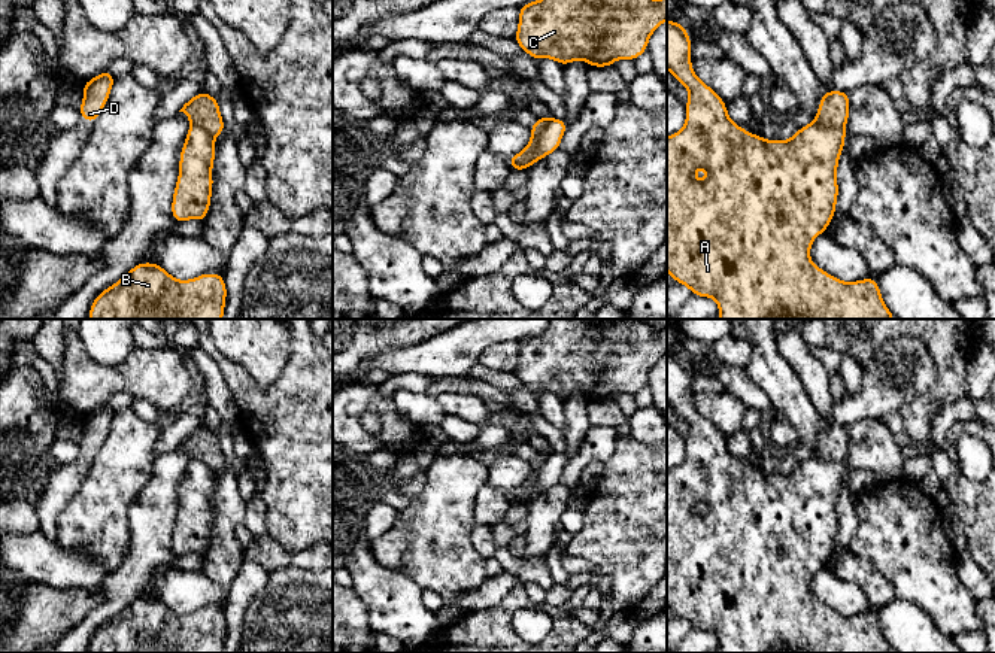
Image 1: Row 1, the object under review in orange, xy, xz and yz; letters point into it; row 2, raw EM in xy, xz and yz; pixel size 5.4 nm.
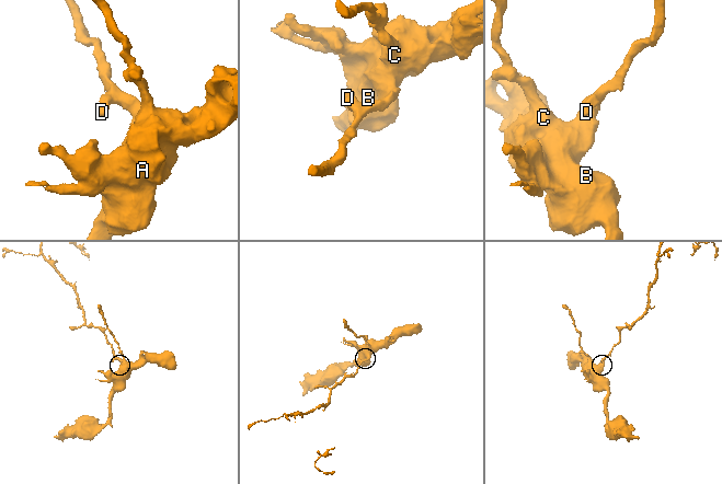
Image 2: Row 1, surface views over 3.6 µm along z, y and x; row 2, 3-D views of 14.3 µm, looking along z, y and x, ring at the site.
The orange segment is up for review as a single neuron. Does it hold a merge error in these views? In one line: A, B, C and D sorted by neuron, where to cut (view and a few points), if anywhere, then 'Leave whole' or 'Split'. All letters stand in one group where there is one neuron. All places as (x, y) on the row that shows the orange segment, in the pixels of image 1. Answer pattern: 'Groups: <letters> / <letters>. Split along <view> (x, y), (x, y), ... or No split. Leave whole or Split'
Groups: A B C / D. Split along xz (554, 118), (536, 142), (536, 157), (521, 166). Split

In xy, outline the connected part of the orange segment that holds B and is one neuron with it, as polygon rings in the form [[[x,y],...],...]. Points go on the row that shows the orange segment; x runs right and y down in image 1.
[[[140,262],[95,297],[88,319],[222,319],[227,294],[222,274],[178,280],[157,262]]]

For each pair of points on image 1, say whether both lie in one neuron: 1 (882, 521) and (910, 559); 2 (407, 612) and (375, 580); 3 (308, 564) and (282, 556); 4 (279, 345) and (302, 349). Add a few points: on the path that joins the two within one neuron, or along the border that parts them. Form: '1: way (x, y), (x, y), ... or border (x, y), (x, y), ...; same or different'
1: way (891, 530), (898, 537), (898, 544), (903, 550); same
2: way (399, 603), (391, 591), (384, 589); same
3: way (302, 561), (288, 559); same
4: border (291, 334), (291, 355), (281, 374), (275, 379); different

